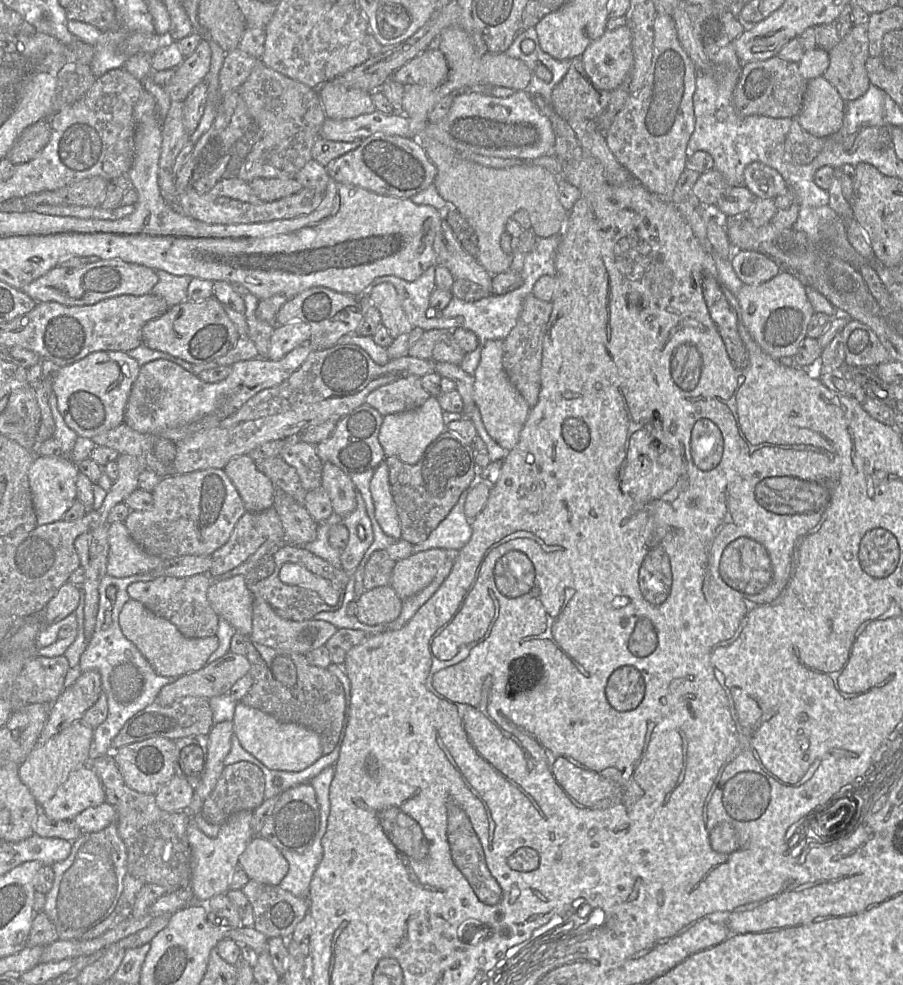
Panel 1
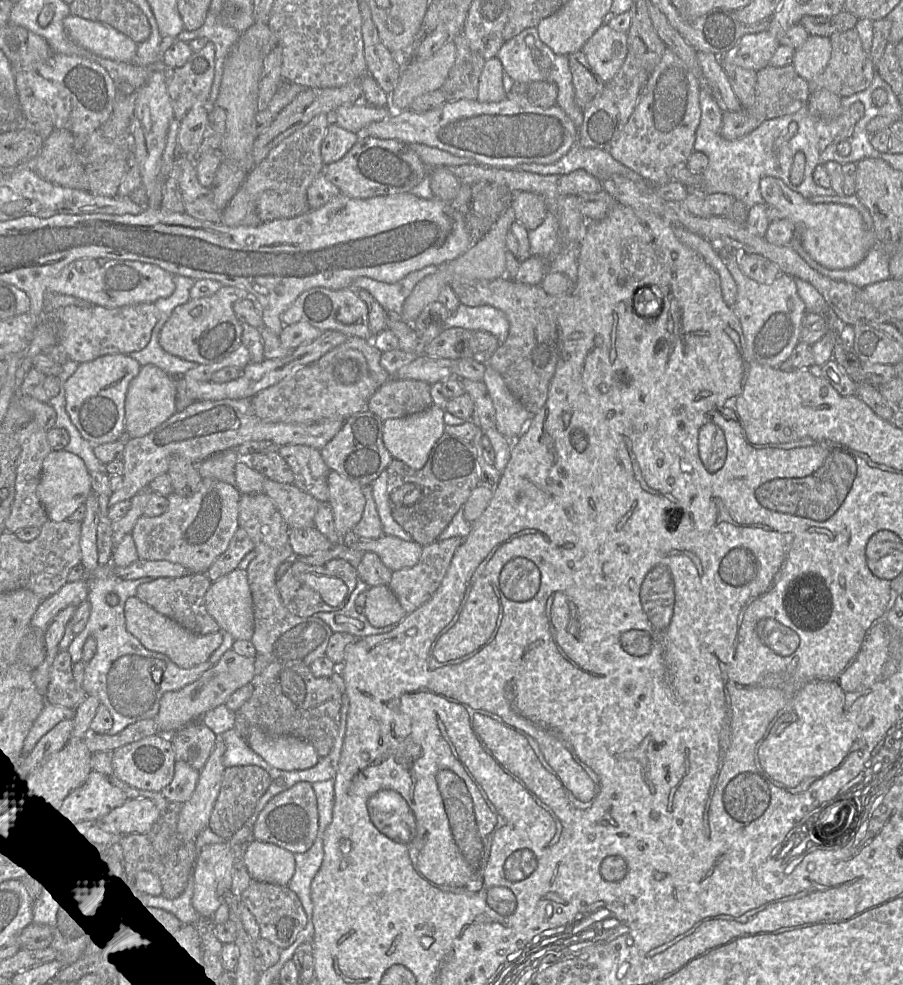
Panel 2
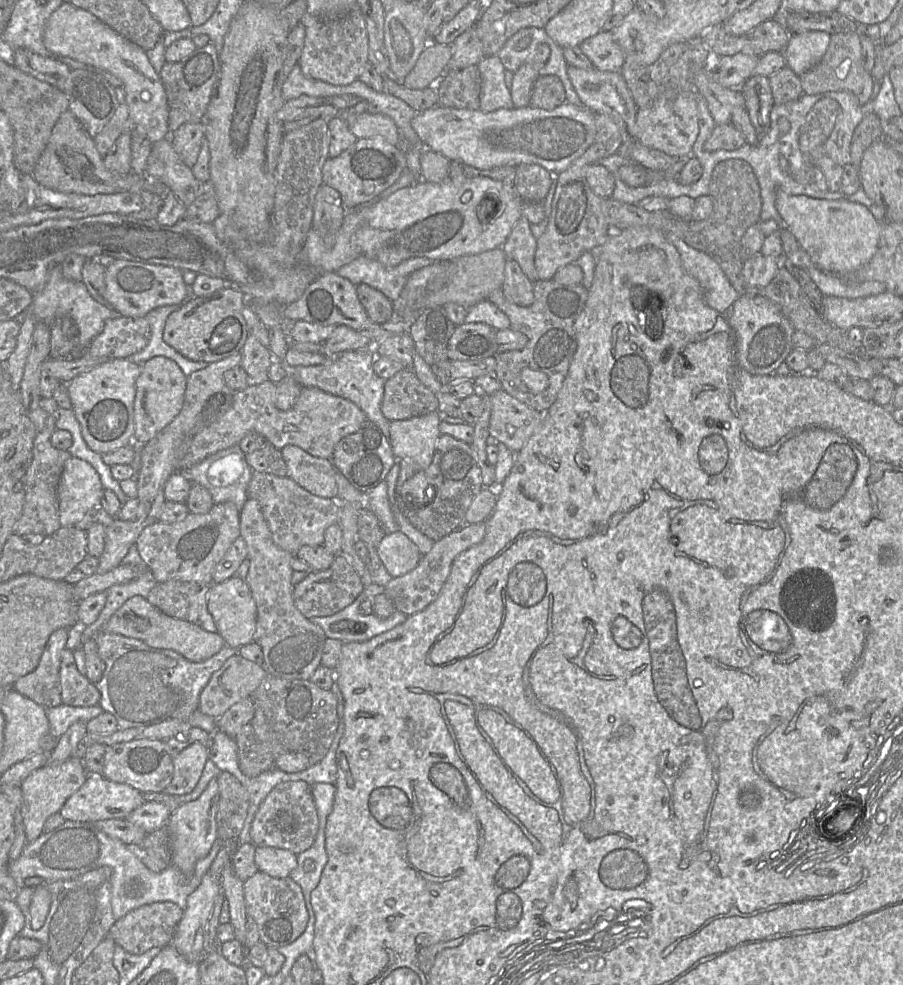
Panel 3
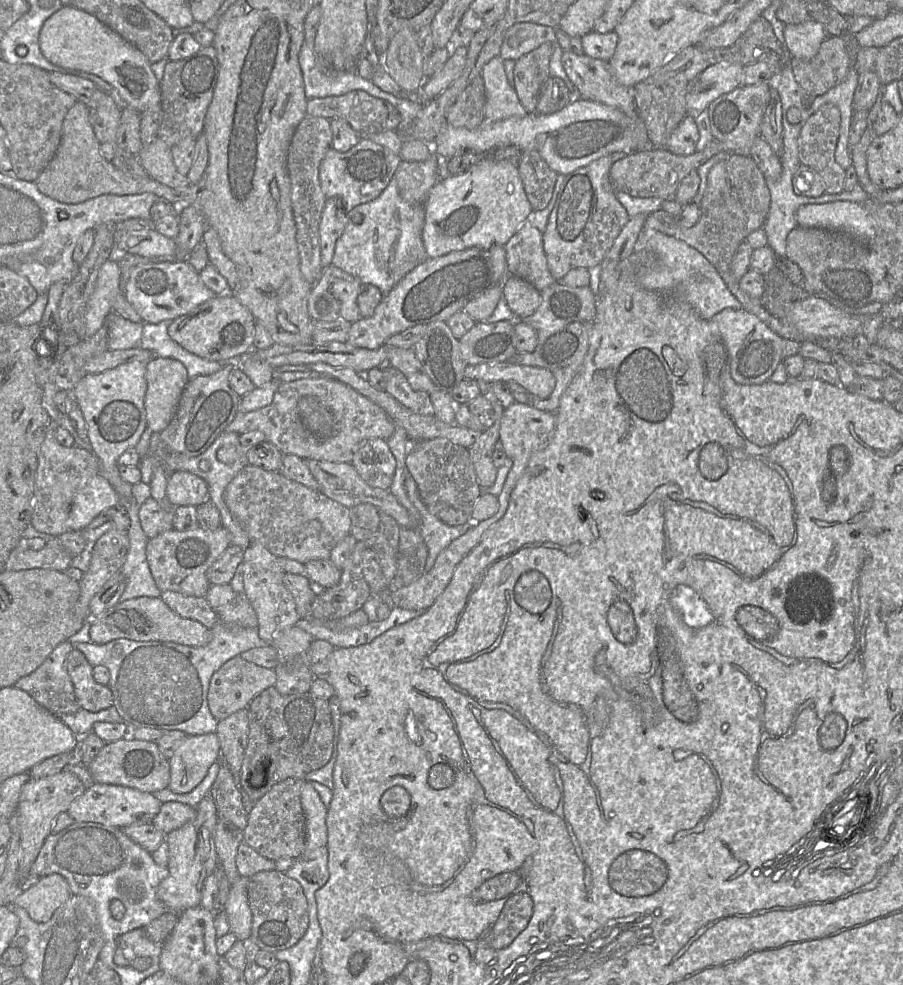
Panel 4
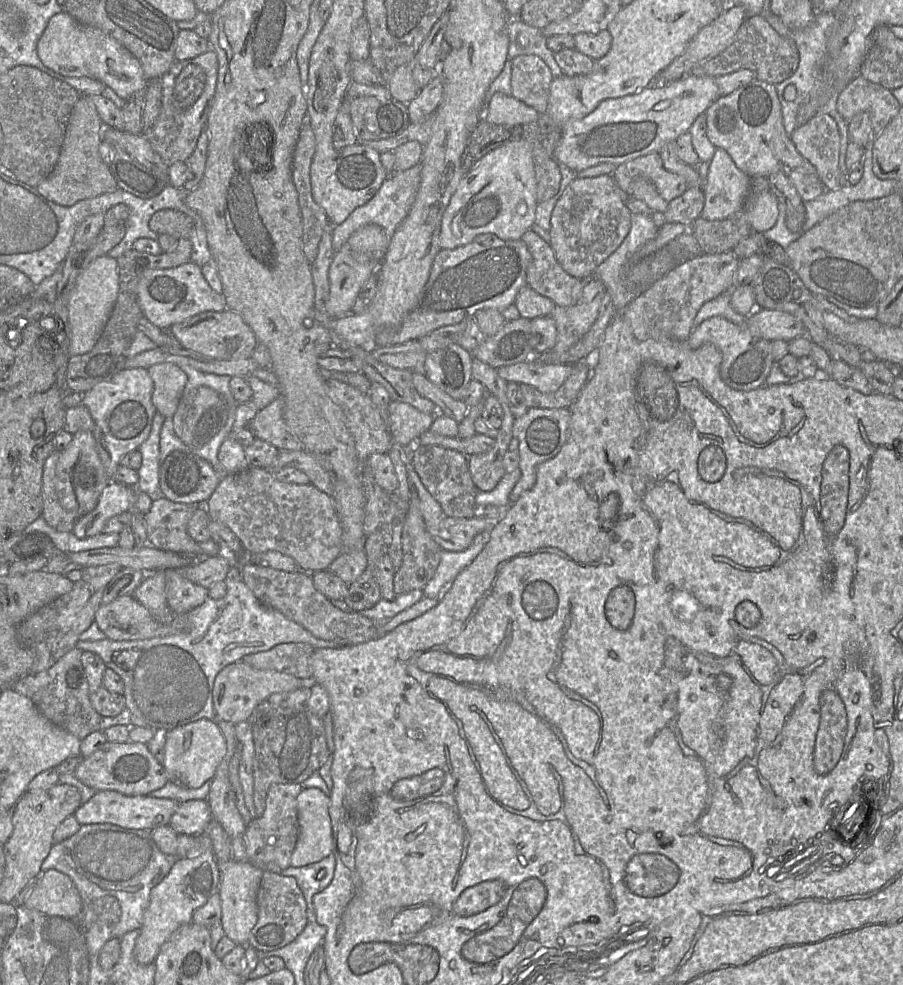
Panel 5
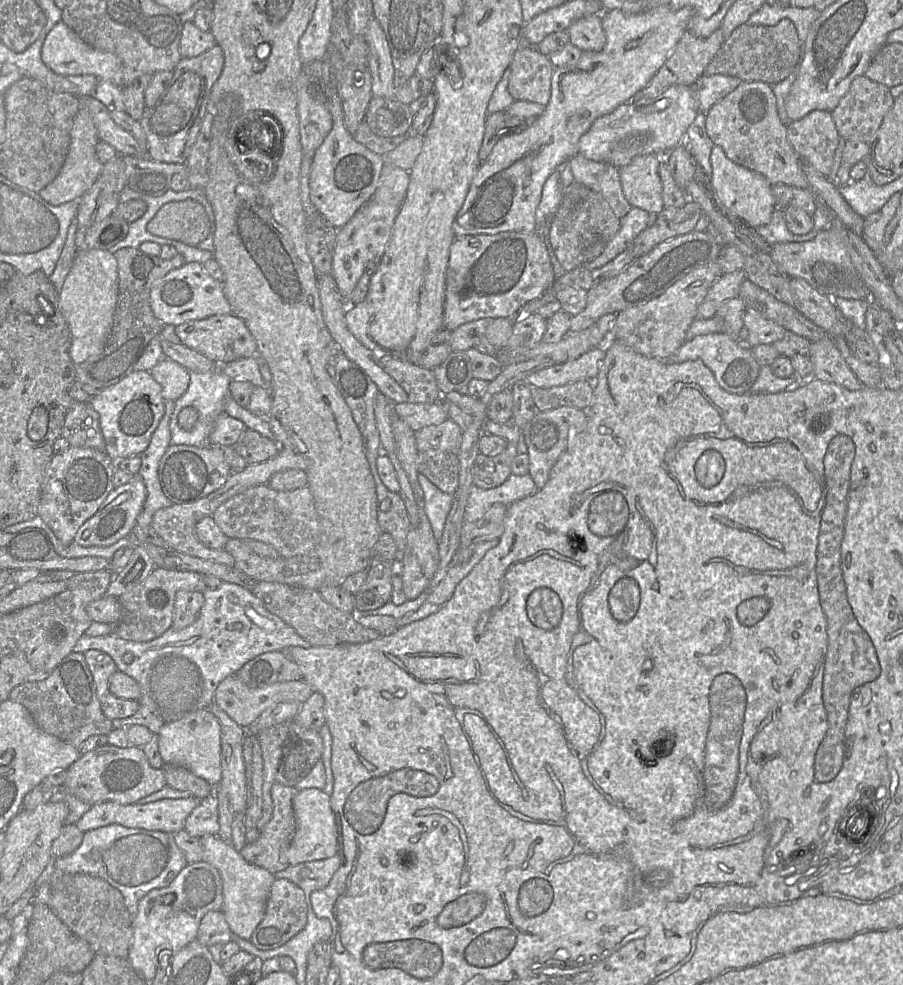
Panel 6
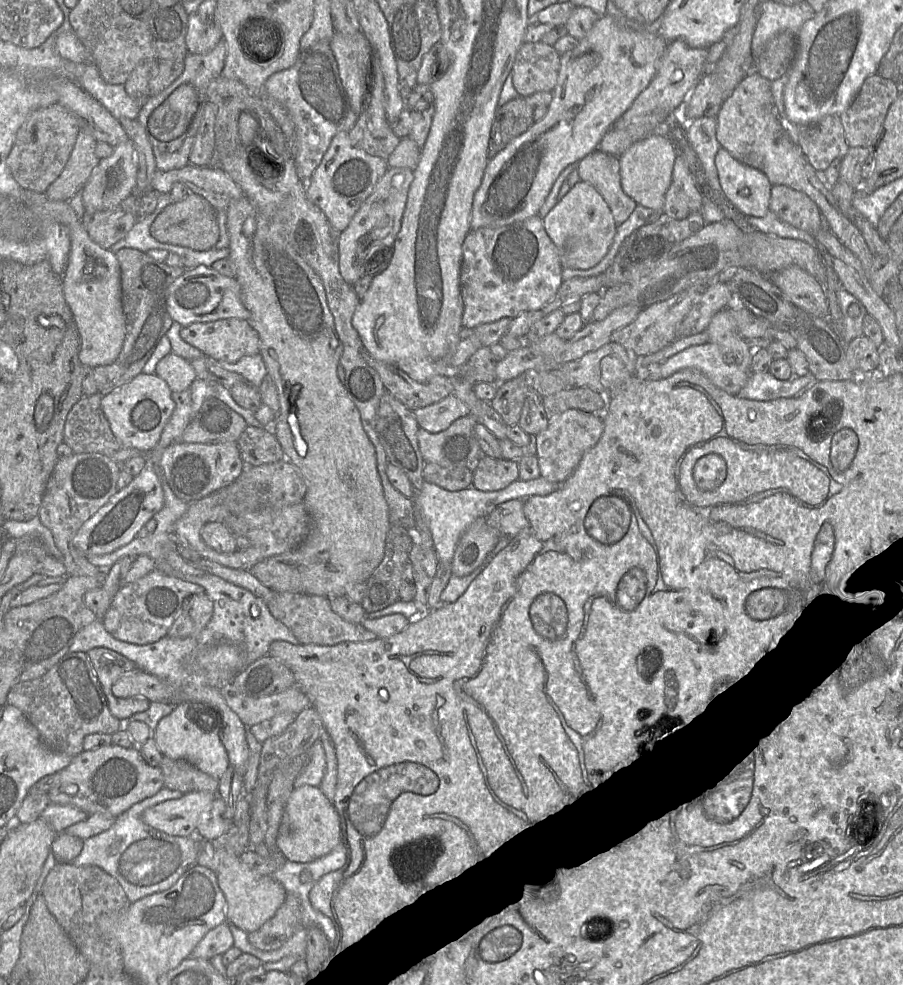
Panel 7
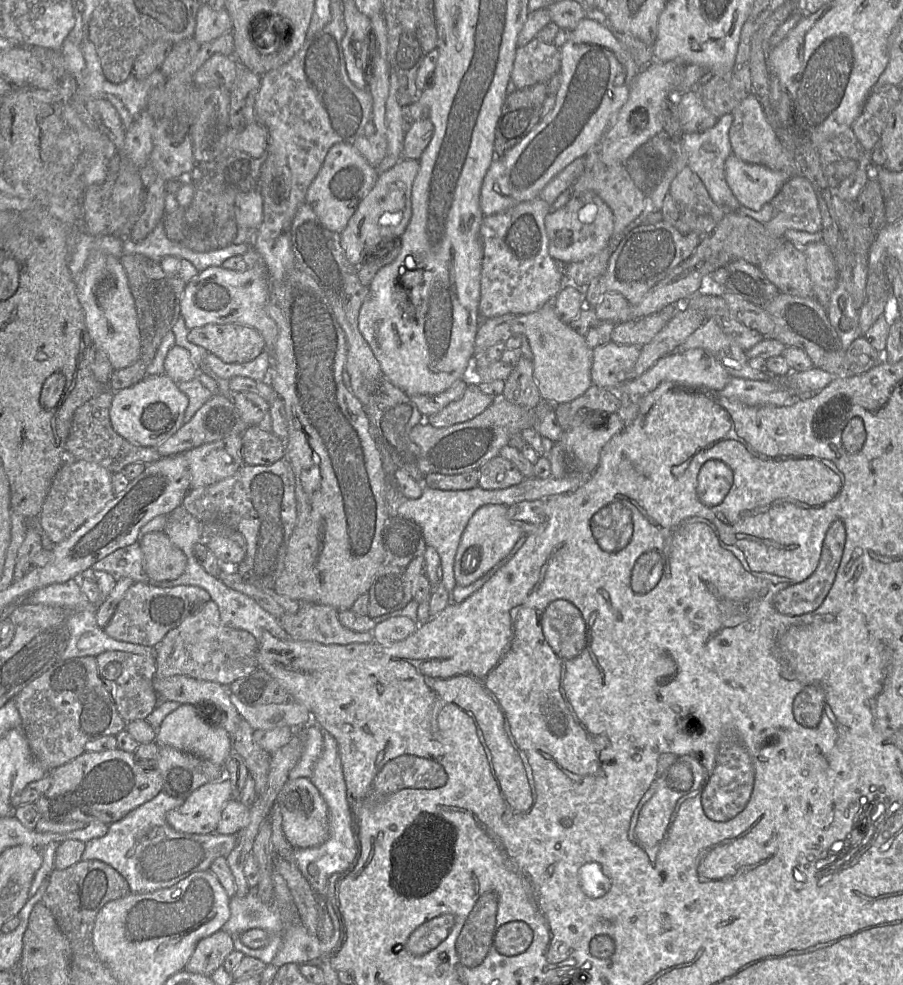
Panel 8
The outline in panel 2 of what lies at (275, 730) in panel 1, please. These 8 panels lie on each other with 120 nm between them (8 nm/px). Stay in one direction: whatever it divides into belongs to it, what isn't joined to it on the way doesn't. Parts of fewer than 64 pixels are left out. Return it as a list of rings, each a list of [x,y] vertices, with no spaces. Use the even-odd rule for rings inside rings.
[[[257,726],[250,728],[246,742],[269,765],[281,770],[306,770],[320,758],[310,742],[291,736],[271,737]]]

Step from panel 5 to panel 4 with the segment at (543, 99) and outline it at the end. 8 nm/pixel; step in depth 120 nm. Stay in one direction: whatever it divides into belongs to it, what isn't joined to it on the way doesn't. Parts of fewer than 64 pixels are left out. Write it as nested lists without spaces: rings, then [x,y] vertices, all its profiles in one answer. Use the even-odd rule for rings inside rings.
[[[543,43],[515,61],[513,88],[528,113],[536,112],[540,88],[550,76],[549,62],[551,54],[552,45]]]

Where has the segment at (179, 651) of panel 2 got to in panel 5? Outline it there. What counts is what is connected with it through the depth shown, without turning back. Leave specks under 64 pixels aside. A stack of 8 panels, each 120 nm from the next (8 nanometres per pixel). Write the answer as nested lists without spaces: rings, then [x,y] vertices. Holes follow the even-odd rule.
[[[132,595],[100,605],[94,622],[107,639],[114,641],[150,639],[173,633],[173,619],[170,622],[158,621]]]

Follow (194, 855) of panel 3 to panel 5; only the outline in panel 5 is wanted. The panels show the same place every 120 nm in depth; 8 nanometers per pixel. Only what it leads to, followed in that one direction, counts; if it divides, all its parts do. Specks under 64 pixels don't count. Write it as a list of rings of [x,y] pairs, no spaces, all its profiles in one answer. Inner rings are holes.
[[[206,833],[199,836],[203,852],[195,858],[176,857],[169,873],[150,891],[149,905],[133,950],[135,960],[141,965],[155,962],[161,946],[179,927],[192,922],[193,913],[215,893],[219,893],[220,871],[212,841]]]

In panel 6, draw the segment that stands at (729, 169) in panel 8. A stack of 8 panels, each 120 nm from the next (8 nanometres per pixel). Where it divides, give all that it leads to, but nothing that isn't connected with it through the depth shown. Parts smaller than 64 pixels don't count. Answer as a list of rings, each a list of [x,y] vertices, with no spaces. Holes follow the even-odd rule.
[[[714,145],[710,159],[712,166],[710,182],[719,204],[726,209],[727,215],[734,215],[753,228],[767,225],[775,210],[772,185],[769,181],[763,175],[731,161],[719,146]]]

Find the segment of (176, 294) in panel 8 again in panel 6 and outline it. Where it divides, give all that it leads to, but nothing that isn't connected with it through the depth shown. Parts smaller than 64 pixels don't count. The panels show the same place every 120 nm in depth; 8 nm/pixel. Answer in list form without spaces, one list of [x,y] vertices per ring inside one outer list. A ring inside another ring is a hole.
[[[122,248],[114,255],[118,266],[119,288],[109,336],[99,354],[75,365],[74,381],[77,381],[90,397],[98,395],[136,370],[136,364],[150,341],[159,336],[165,326],[152,311],[150,290],[158,279],[186,263],[180,253],[172,259],[165,260],[159,256],[146,254],[139,248]]]

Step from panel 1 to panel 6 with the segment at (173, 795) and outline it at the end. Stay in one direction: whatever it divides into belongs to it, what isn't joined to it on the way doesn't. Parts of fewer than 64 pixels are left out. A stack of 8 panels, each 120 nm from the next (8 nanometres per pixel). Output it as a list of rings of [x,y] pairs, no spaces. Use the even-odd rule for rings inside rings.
[[[201,710],[194,717],[164,723],[158,732],[158,748],[165,764],[178,765],[206,780],[213,788],[221,780],[220,725],[208,710]]]

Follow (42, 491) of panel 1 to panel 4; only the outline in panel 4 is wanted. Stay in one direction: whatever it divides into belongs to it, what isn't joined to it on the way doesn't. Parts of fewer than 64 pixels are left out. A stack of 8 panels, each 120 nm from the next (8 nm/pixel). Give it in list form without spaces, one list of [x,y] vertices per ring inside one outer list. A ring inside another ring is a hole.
[[[101,473],[93,476],[73,497],[66,520],[67,531],[84,530],[104,510],[119,504],[119,496]]]

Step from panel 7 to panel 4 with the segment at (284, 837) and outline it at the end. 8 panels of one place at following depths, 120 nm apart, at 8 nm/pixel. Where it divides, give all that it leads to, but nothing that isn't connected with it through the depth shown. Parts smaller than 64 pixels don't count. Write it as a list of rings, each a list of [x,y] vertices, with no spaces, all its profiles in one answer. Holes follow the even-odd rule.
[[[304,782],[301,804],[306,822],[306,845],[302,859],[314,859],[314,850],[327,845],[326,817],[328,807],[321,800],[310,782]]]

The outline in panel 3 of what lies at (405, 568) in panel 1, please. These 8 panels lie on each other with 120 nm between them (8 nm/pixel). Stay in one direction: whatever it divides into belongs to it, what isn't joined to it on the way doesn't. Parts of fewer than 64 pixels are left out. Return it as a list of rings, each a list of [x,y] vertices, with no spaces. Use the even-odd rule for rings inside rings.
[[[485,522],[458,527],[457,530],[436,541],[413,570],[403,576],[392,578],[385,587],[384,593],[392,600],[396,611],[409,617],[424,610],[435,601],[450,574],[454,559],[483,540],[485,527]]]

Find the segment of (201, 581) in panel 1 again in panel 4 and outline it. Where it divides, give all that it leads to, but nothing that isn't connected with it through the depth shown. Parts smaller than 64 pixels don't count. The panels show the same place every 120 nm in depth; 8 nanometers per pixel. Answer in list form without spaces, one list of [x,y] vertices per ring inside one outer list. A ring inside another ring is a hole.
[[[164,591],[161,592],[160,599],[179,616],[198,621],[208,629],[212,629],[218,622],[218,616],[206,597],[186,596],[175,591]]]

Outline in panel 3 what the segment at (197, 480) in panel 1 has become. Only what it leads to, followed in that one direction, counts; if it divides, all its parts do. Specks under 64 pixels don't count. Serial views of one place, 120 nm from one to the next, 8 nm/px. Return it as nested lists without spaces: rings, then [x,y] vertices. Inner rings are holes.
[[[232,502],[218,503],[205,514],[193,514],[175,523],[156,521],[146,526],[135,541],[139,555],[145,566],[151,571],[157,583],[181,580],[211,585],[212,574],[217,563],[228,551],[232,543],[240,536],[239,512]]]

